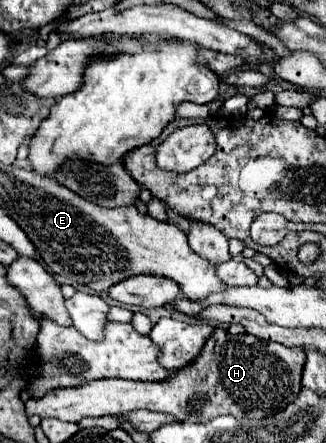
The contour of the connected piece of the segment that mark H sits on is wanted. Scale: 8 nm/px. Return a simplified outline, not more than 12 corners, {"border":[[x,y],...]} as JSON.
{"border":[[216,327],[164,381],[100,379],[26,415],[134,409],[264,419],[298,397],[302,349]]}

